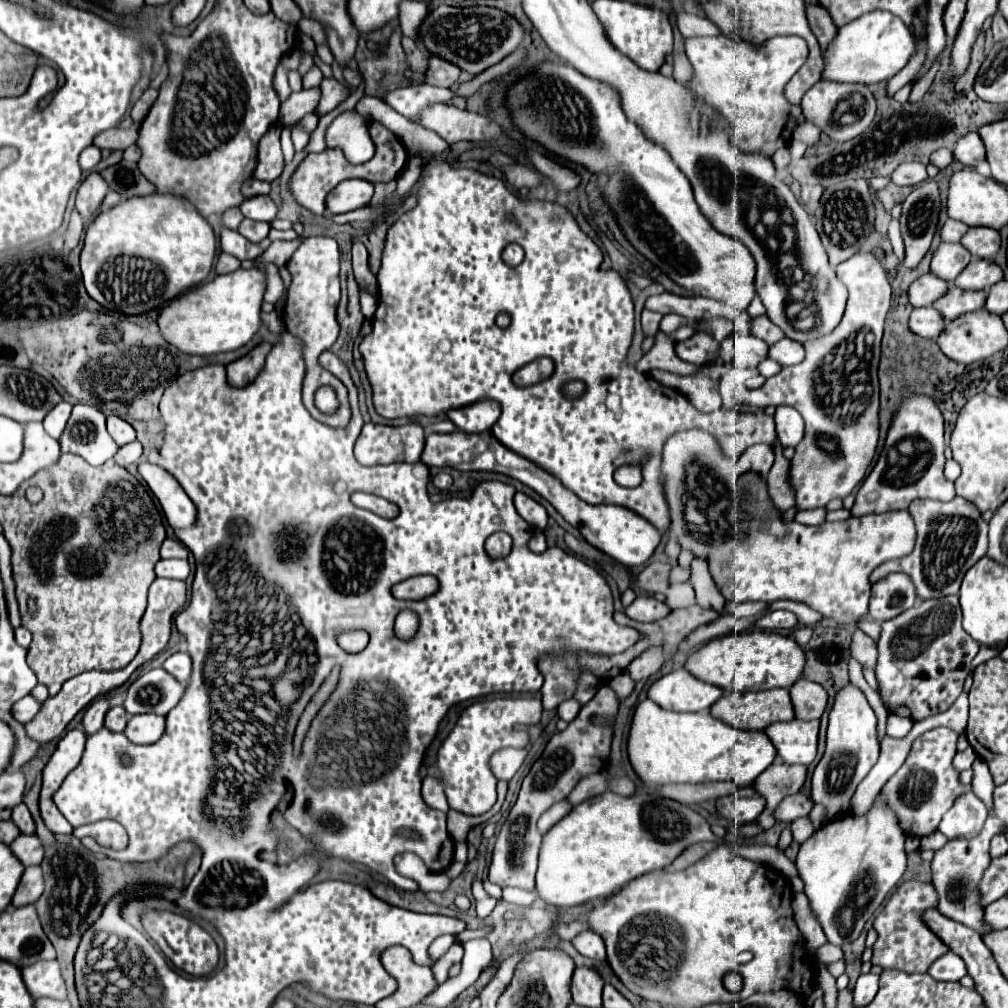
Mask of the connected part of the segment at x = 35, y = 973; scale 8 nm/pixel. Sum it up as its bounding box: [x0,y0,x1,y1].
[21,961,65,999]

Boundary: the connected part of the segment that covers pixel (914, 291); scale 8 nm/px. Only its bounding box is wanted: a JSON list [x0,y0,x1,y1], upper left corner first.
[909,273,949,307]

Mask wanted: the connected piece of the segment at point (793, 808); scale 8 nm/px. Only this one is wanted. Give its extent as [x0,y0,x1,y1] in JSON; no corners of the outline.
[775,791,813,823]

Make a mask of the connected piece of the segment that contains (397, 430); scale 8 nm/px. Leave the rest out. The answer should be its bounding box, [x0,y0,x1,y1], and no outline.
[355,425,425,463]

